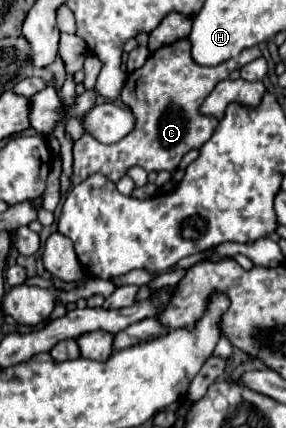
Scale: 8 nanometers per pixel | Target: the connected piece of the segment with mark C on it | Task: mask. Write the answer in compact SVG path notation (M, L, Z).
M178 40L170 46L162 46L150 54L142 68L128 74L122 94L130 94L130 110L134 114L134 130L114 144L102 144L88 132L74 142L74 174L72 184L84 182L88 176L104 174L112 182L118 182L130 166L142 166L152 170L176 170L182 156L194 148L200 148L218 126L218 118L210 118L200 112L202 102L214 90L214 86L228 78L228 74L260 56L258 46L242 50L236 58L230 58L218 66L200 66L192 60L190 40Z

